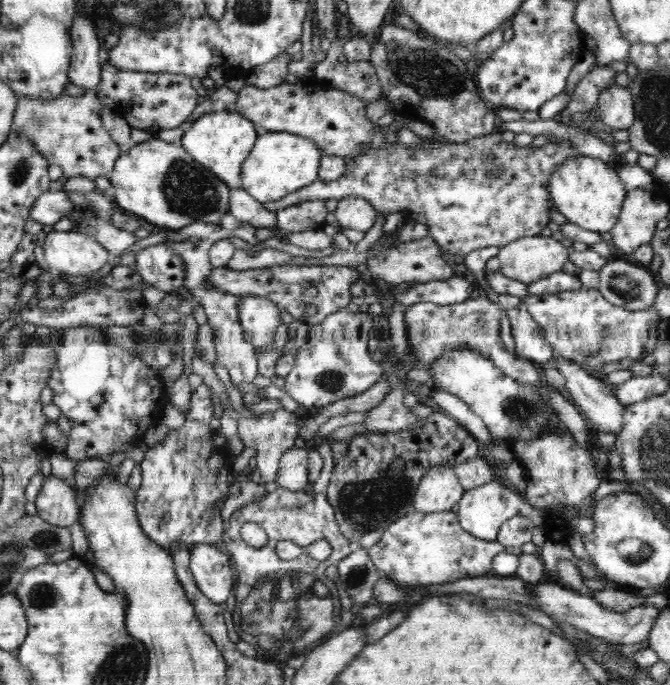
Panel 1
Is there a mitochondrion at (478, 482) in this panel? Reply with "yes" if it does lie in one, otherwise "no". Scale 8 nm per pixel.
no

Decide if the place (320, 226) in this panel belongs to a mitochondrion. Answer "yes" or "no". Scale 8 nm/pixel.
no

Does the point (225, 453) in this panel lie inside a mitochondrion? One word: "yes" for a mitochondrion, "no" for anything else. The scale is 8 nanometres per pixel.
no

